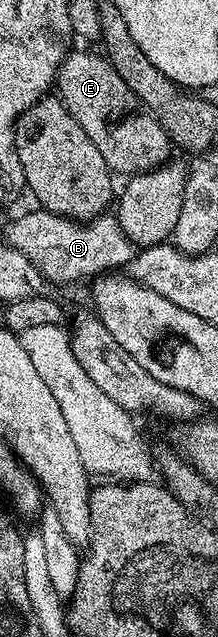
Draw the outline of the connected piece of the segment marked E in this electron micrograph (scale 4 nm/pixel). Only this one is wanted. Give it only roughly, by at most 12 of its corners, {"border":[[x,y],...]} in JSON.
{"border":[[69,51],[64,108],[109,171],[169,158],[170,140],[103,54]]}

